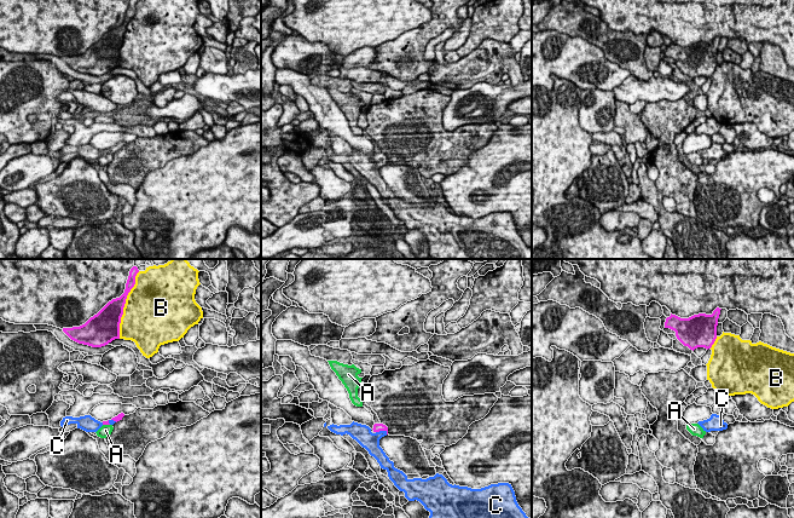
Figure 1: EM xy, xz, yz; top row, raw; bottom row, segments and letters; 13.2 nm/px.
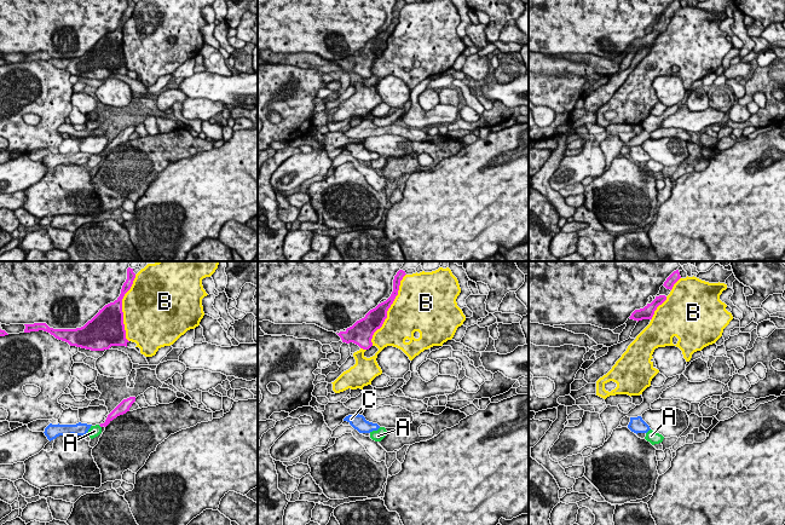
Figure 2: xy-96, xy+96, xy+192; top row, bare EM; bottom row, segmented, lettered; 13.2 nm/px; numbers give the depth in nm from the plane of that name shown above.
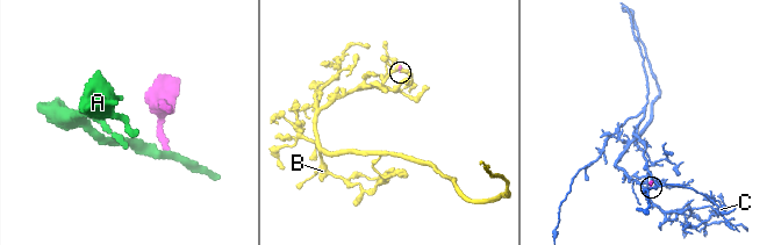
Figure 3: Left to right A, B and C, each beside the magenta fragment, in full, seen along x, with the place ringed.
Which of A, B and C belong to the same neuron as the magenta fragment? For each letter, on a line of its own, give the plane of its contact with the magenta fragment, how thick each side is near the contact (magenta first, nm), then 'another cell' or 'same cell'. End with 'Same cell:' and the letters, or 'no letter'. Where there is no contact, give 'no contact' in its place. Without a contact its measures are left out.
A: xy | 60/160 nm | another cell
B: xy | 320/480 nm | another cell
C: xz | 120/240 nm | same cell
Same cell: C

